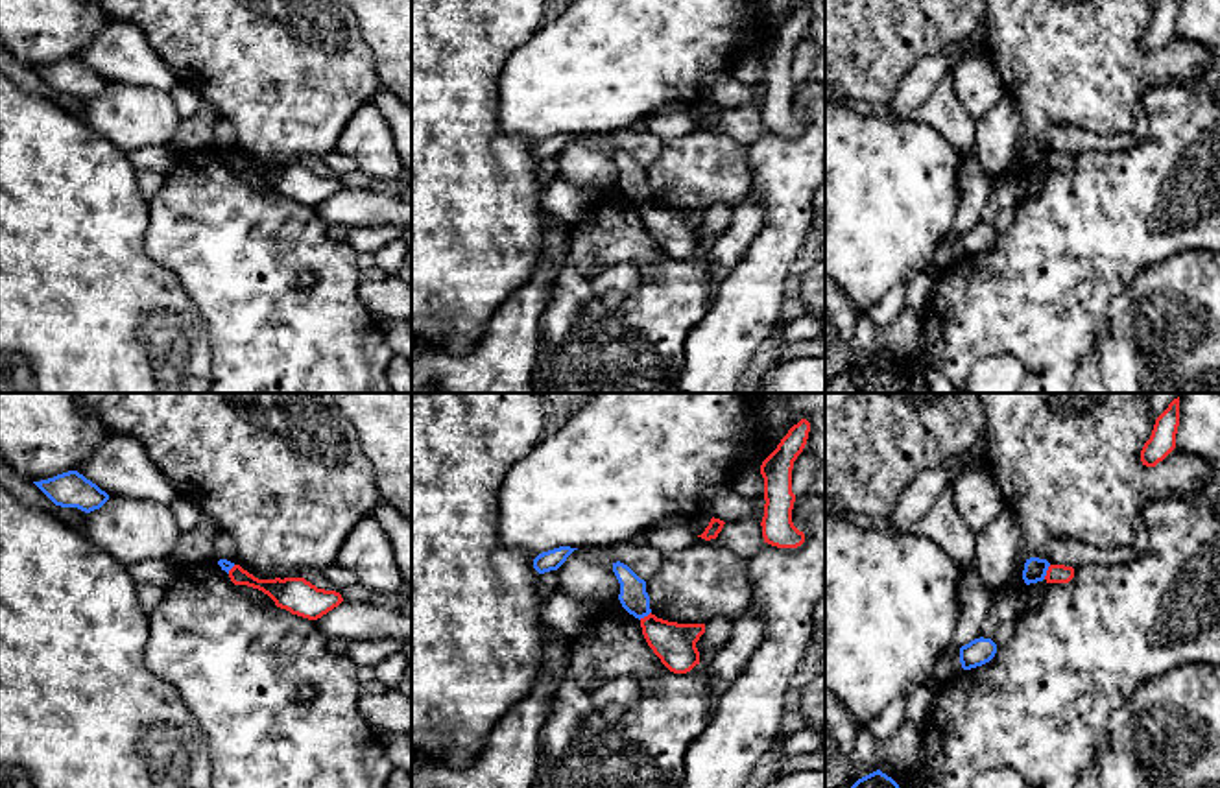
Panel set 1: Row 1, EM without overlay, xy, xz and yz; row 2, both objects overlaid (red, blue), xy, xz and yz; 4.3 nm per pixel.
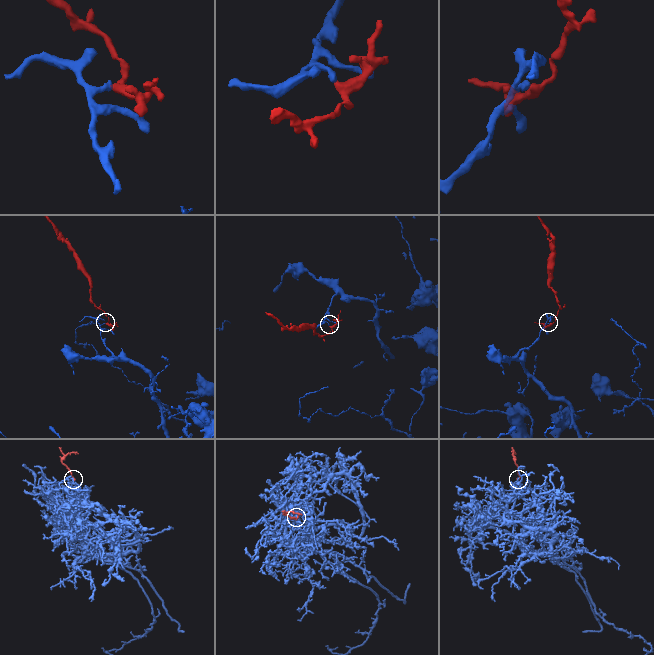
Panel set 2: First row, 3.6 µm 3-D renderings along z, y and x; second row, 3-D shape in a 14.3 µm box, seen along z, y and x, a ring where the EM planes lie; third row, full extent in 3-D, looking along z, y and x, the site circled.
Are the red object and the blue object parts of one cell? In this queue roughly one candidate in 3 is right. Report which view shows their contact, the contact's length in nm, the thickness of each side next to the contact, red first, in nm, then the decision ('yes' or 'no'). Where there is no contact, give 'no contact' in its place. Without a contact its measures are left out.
yz | 70 nm | 80/100 nm | no

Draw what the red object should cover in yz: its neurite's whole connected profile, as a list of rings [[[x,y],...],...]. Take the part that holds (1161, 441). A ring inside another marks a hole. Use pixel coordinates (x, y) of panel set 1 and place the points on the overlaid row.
[[[1179,397],[1155,419],[1150,439],[1141,450],[1141,461],[1155,467],[1176,448],[1176,434],[1179,426]]]

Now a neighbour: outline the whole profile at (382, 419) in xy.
[[[329,393],[356,426],[380,496],[412,522],[412,393]]]

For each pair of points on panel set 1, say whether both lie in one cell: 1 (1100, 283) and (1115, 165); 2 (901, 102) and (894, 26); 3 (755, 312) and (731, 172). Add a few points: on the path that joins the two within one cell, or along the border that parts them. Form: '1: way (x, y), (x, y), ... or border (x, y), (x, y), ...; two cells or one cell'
1: way (1100, 253), (1100, 224), (1115, 209), (1115, 194); one cell
2: border (929, 56), (907, 74), (890, 104); two cells
3: border (744, 146), (752, 189); two cells

